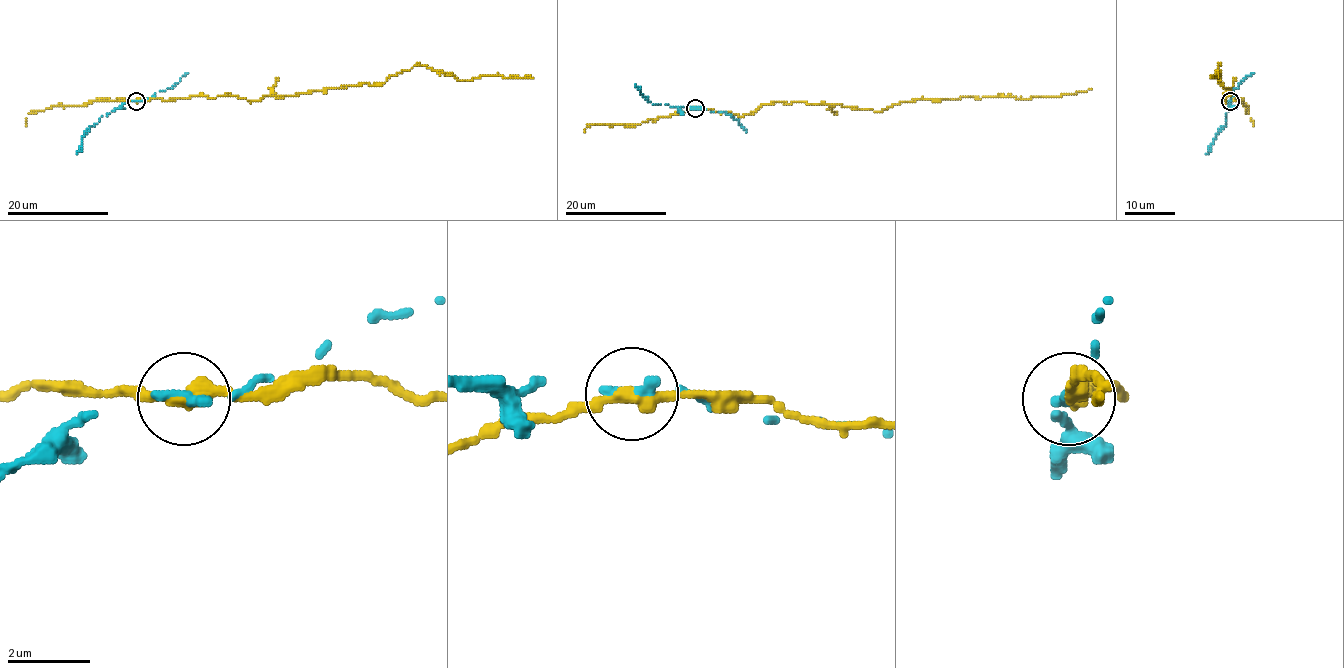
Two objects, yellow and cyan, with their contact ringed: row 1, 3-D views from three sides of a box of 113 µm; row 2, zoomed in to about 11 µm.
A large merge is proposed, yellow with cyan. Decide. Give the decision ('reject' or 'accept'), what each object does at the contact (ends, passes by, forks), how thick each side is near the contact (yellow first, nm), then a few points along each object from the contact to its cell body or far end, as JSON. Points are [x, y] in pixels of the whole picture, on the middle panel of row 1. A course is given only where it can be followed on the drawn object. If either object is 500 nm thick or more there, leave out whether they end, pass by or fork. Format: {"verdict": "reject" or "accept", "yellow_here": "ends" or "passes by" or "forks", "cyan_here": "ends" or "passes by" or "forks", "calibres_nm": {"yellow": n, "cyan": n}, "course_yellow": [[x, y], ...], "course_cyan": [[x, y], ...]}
{"verdict": "reject", "yellow_here": "passes by", "cyan_here": "ends", "calibres_nm": {"yellow": 320, "cyan": 340}, "course_yellow": [[695, 109], [744, 116], [763, 105], [781, 102], [842, 105], [881, 111], [922, 97], [1018, 98], [1091, 90]], "course_cyan": [[695, 109], [653, 105], [634, 85]]}

